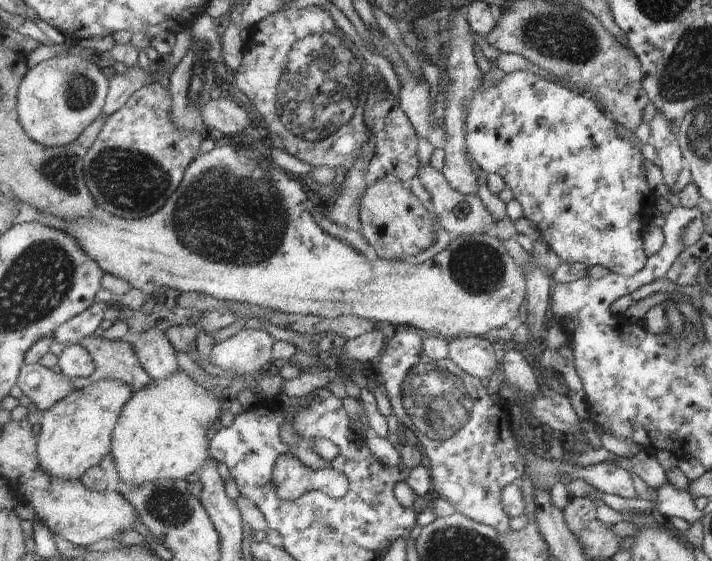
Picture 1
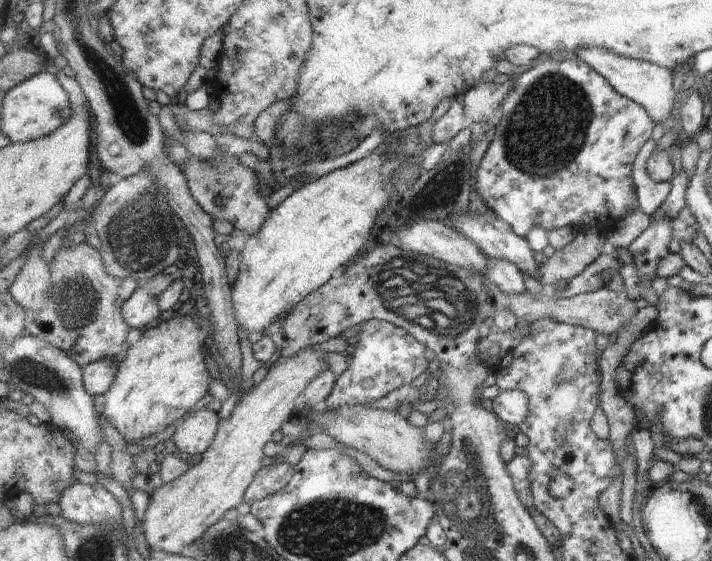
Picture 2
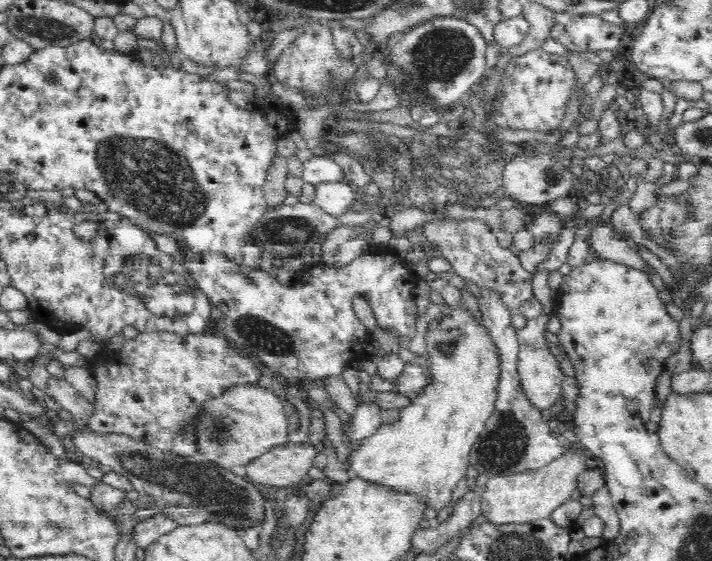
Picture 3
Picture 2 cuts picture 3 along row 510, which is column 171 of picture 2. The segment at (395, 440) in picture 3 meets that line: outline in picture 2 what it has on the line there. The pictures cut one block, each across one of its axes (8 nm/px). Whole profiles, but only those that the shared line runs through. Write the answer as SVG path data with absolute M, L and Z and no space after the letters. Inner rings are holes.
M204 406L183 420L179 419L171 439L180 452L193 456L203 455L212 446L220 422L221 418L217 413Z

